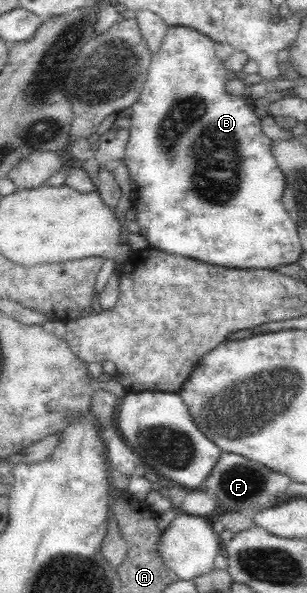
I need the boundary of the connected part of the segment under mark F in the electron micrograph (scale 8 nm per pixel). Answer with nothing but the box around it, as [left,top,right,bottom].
[205,452,291,514]

